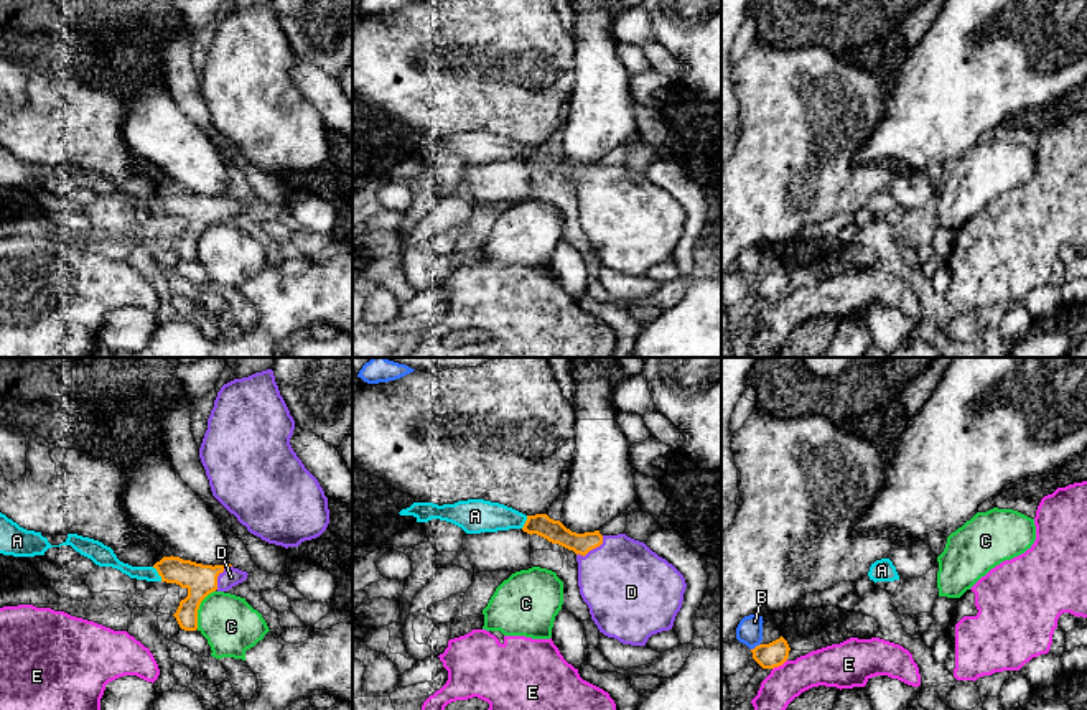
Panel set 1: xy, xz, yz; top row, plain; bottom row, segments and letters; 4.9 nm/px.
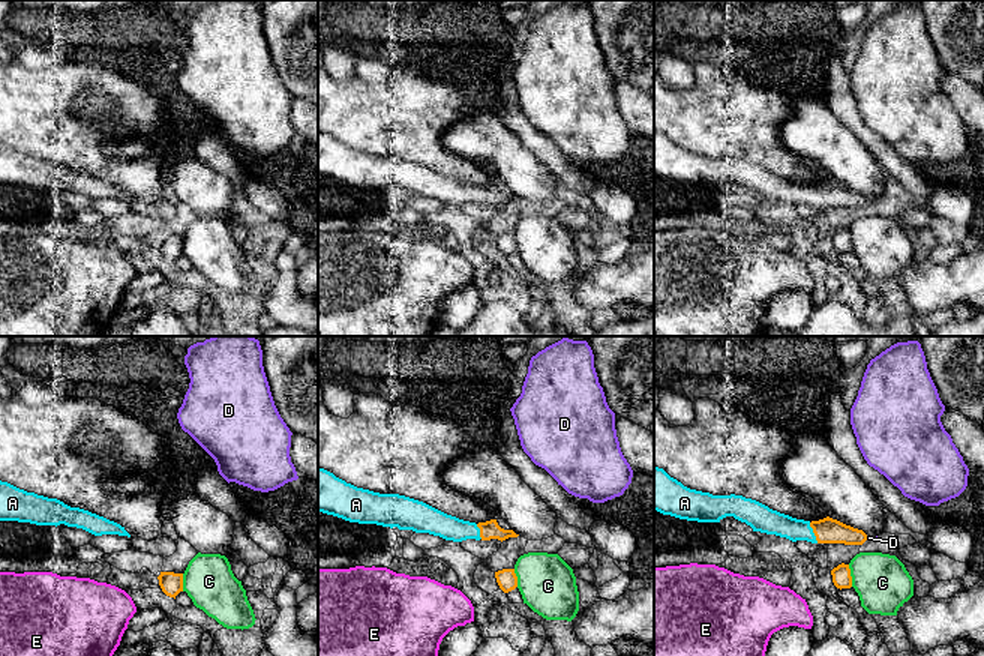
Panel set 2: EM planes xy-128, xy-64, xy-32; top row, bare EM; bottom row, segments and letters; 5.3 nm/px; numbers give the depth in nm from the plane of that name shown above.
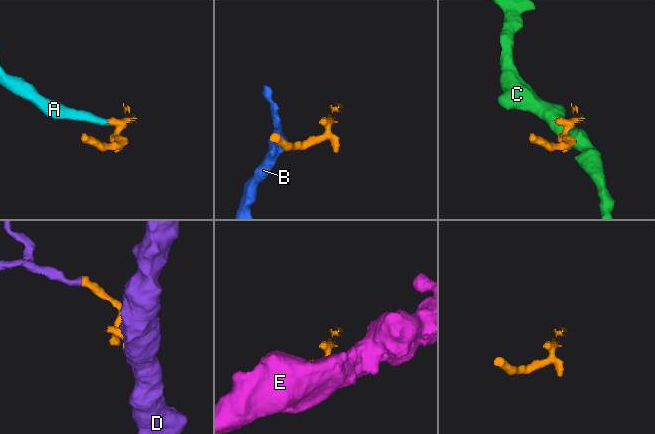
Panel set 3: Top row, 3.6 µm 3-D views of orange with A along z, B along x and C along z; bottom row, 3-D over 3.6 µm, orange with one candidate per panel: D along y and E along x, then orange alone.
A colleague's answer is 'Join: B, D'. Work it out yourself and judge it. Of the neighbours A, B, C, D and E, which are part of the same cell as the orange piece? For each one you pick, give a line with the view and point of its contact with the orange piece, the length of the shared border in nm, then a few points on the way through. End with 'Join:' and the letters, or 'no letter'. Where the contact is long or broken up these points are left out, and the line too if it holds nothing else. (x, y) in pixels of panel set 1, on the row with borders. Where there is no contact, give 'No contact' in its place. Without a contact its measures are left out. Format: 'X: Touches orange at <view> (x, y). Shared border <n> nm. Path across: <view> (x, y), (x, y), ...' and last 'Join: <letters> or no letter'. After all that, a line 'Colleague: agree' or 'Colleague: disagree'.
A: Touches orange at xy (158, 574). Shared border 90 nm. Path across: xy (200, 580), (188, 574), (158, 574), (149, 574)
D: Touches orange at xz (592, 549). Shared border 170 nm
Join: A, D
Colleague: disagree

